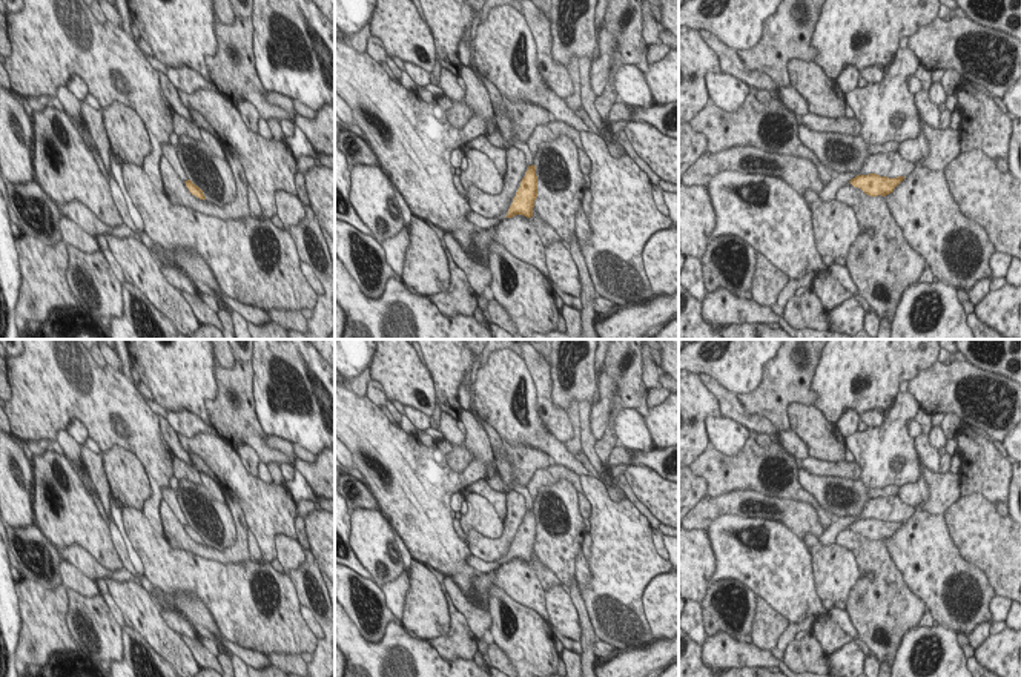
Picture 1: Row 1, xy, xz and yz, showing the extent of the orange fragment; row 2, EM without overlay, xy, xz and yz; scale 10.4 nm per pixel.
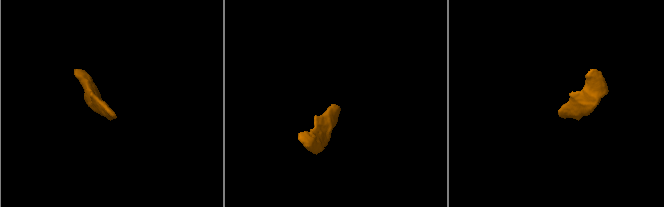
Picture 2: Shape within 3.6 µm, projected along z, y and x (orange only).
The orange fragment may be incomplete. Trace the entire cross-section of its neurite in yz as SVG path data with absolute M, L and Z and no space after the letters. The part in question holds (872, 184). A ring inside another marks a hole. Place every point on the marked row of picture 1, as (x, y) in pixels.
M877 173L857 175L849 183L854 187L861 189L869 196L886 196L904 180L904 177L887 178Z

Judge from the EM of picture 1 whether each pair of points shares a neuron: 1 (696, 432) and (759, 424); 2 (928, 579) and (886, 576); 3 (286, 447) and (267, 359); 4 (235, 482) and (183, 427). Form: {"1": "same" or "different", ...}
{"1": "different", "2": "different", "3": "different", "4": "different"}

